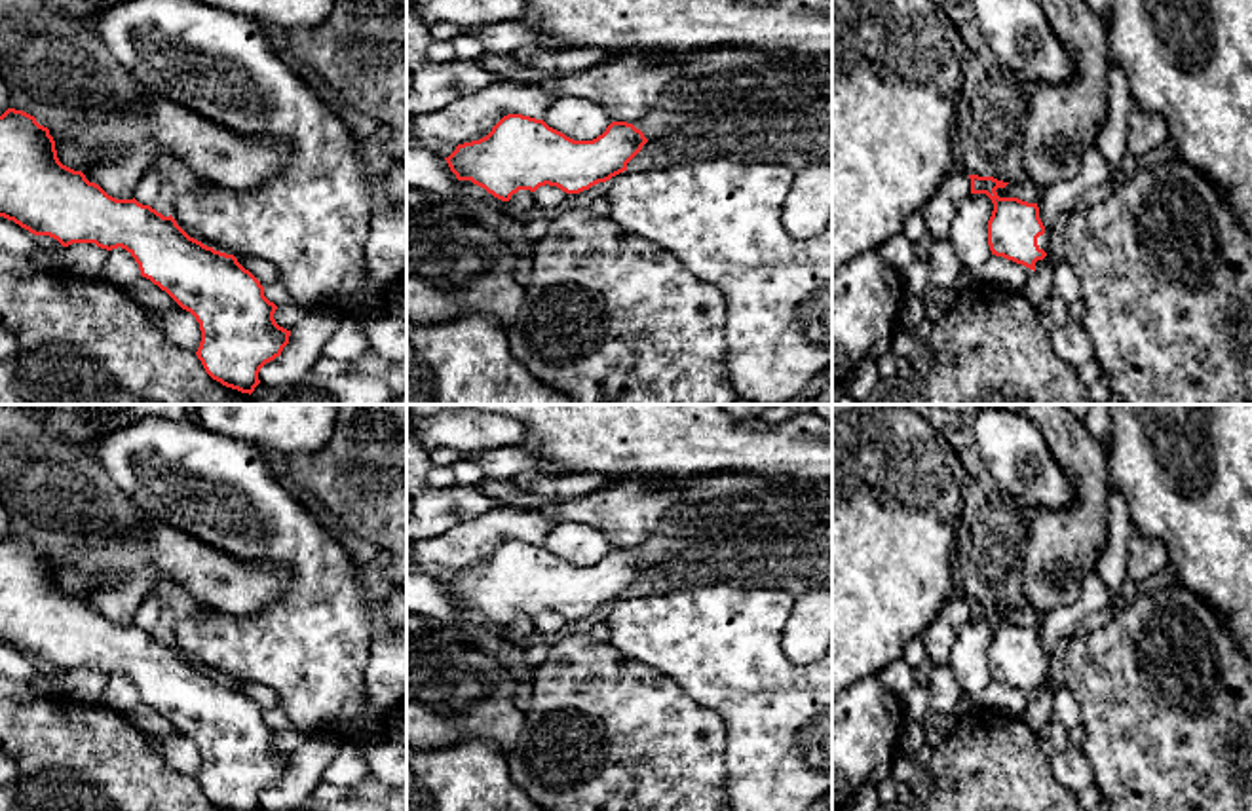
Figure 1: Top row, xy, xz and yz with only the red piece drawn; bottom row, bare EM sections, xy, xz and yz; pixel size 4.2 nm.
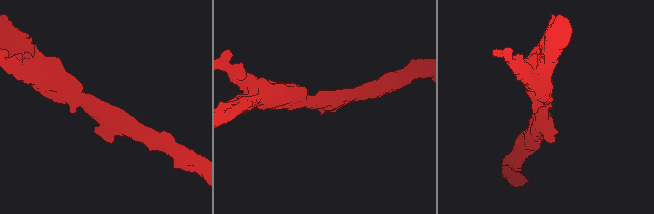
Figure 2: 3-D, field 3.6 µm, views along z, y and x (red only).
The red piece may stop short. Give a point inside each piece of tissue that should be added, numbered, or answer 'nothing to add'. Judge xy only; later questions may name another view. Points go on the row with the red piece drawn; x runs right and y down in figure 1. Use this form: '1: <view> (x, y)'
nothing to add

